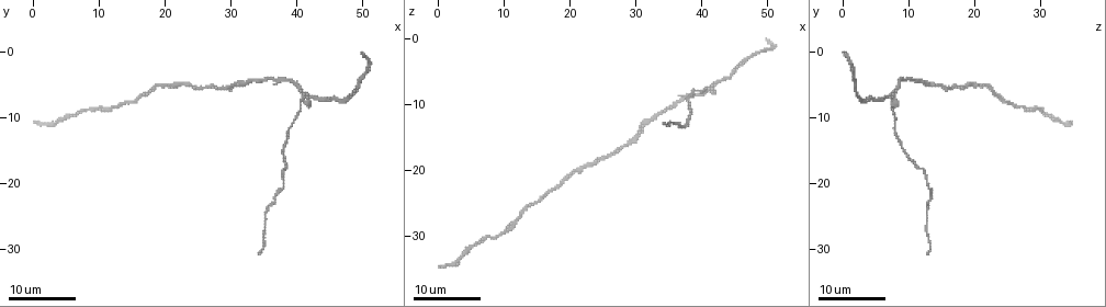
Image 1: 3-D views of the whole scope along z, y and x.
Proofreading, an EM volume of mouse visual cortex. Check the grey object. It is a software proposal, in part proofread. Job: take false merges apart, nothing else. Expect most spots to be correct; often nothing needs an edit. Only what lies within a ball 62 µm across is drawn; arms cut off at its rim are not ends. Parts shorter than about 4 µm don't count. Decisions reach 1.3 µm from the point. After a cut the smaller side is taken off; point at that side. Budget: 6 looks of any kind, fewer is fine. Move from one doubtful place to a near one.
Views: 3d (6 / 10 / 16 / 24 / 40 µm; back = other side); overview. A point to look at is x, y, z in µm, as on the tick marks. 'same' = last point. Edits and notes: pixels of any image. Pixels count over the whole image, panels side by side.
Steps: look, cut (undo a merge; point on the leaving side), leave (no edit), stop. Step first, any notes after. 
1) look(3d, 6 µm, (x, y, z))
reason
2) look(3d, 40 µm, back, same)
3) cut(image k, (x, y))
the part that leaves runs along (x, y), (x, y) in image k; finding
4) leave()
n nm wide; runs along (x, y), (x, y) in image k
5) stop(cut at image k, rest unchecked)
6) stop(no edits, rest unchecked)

look(3d, 24 µm, (36.5, 22.0, 13.0))

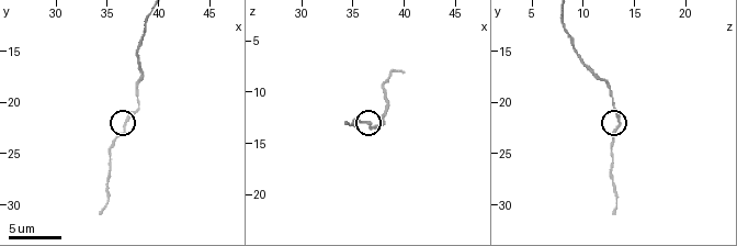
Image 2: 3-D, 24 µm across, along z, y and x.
look(3d, 6 µm, (36.6, 22.4, 13.6))

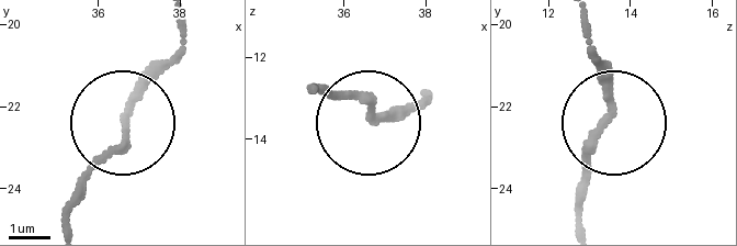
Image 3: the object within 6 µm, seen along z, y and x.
look(3d, 6 µm, back, (36.75, 22.45, 13.30))

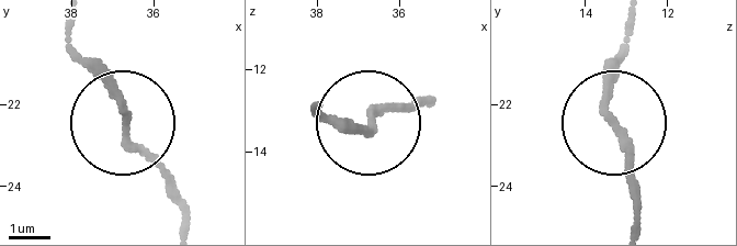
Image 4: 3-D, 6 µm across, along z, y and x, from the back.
leave()
runs along (634, 26), (613, 78), (613, 121), (634, 201) in image 4; continuous, no second neuron

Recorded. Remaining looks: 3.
look(3d, 24 µm, (41.0, 6.5, 7.5))
four arms meet

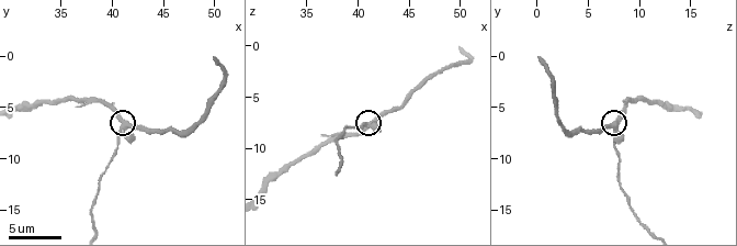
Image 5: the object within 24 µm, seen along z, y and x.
look(3d, 10 µm, (41.6, 6.8, 7.4))

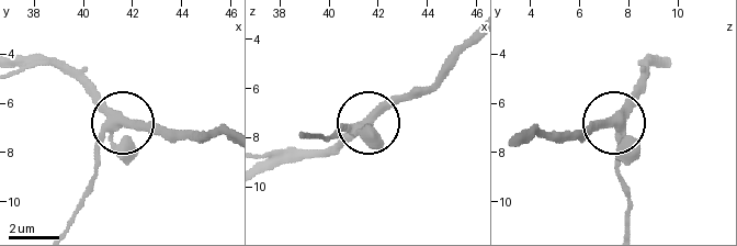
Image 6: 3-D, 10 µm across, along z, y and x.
leave()
runs along (268, 169), (337, 153), (410, 88) in image 6; continuous, no second neuron

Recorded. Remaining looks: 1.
look(3d, 16 µm, (31.0, 5.0, 13.0))

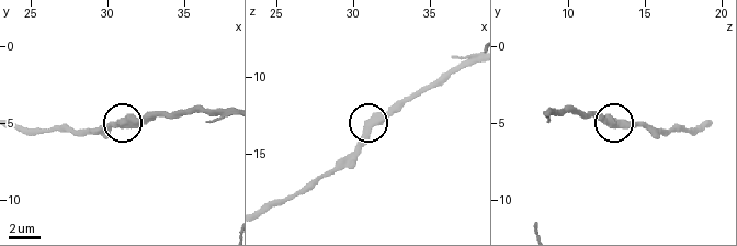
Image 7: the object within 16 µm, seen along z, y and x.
leave()
470 nm wide; all the same neuron

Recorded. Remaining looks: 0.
stop(no edits, rest unchecked)

